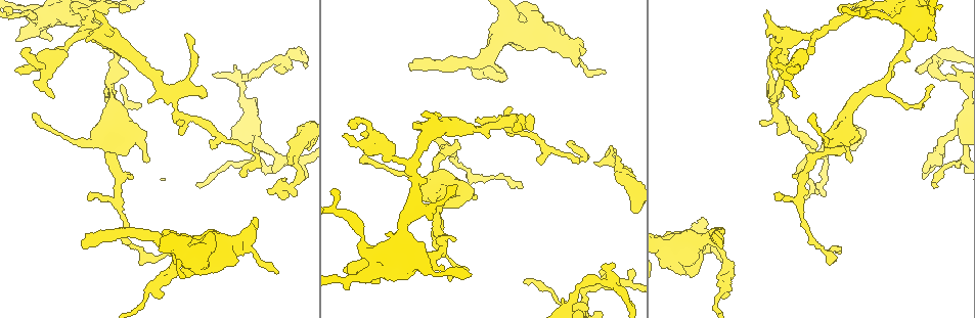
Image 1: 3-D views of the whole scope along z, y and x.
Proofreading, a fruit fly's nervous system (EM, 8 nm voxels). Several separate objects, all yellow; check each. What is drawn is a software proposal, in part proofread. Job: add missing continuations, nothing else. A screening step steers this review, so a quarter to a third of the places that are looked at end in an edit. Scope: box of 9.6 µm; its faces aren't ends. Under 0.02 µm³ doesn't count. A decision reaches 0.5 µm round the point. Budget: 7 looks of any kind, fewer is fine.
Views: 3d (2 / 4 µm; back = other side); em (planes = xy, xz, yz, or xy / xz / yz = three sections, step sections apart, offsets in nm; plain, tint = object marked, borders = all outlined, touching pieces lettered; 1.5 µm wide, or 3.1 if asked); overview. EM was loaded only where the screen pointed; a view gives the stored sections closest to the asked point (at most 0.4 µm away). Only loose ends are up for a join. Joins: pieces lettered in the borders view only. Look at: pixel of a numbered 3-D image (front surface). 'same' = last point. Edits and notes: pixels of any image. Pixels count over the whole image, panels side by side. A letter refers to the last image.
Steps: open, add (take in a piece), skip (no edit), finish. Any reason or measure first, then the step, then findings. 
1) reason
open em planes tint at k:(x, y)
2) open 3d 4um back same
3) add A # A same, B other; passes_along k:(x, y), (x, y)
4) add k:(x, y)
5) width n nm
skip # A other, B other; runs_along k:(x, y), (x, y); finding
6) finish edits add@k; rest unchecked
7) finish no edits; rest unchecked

free end
open em yz step 4 borders at 1:(149, 160)

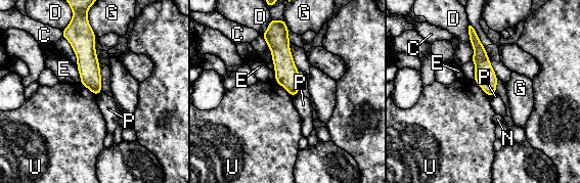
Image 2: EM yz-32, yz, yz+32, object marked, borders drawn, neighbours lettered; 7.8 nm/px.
cut it another way
open em xy step 8 borders same

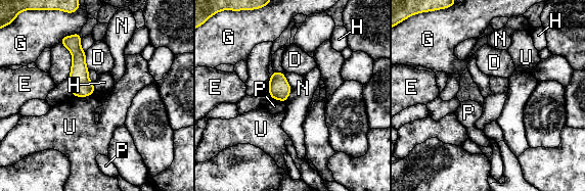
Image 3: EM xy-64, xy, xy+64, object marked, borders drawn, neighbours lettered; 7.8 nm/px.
longest_contact N 240 nm
skip # D other, E other, G other, H other, N other, P other, U other; runs_along 3:(64, 40), (79, 56), (85, 94); no lettered piece goes on from it

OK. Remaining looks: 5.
an open end
open 3d 2um at 1:(422, 114)

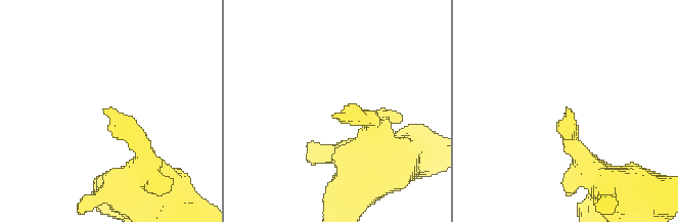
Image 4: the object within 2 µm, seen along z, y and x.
open em planes plain at 4:(571, 113)

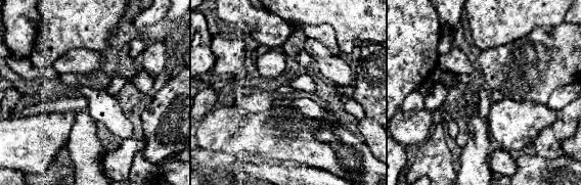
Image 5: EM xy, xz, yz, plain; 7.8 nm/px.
see the neighbours
open em planes borders same

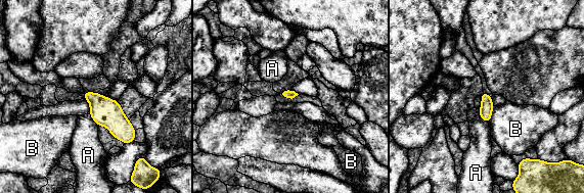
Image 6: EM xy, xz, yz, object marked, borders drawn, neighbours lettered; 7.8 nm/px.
skip # A other, B other; border 6:(494, 106), (488, 123); no lettered piece goes on from it

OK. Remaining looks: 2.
an open end
open em yz step 4 tint at 1:(15, 69)

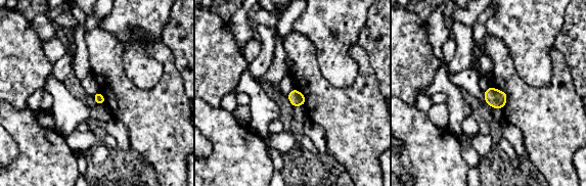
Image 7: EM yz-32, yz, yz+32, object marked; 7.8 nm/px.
another direction
open em planes borders same

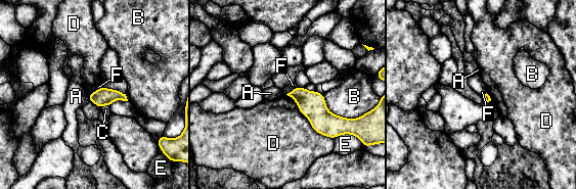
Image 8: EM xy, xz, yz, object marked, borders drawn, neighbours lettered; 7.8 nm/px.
longest_contact D 500 nm
skip # A other, B other, C other, D other, E other, F other; border 8:(101, 86), (88, 95); no lettered piece goes on from it

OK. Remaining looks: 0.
finish no edits; rest unchecked

